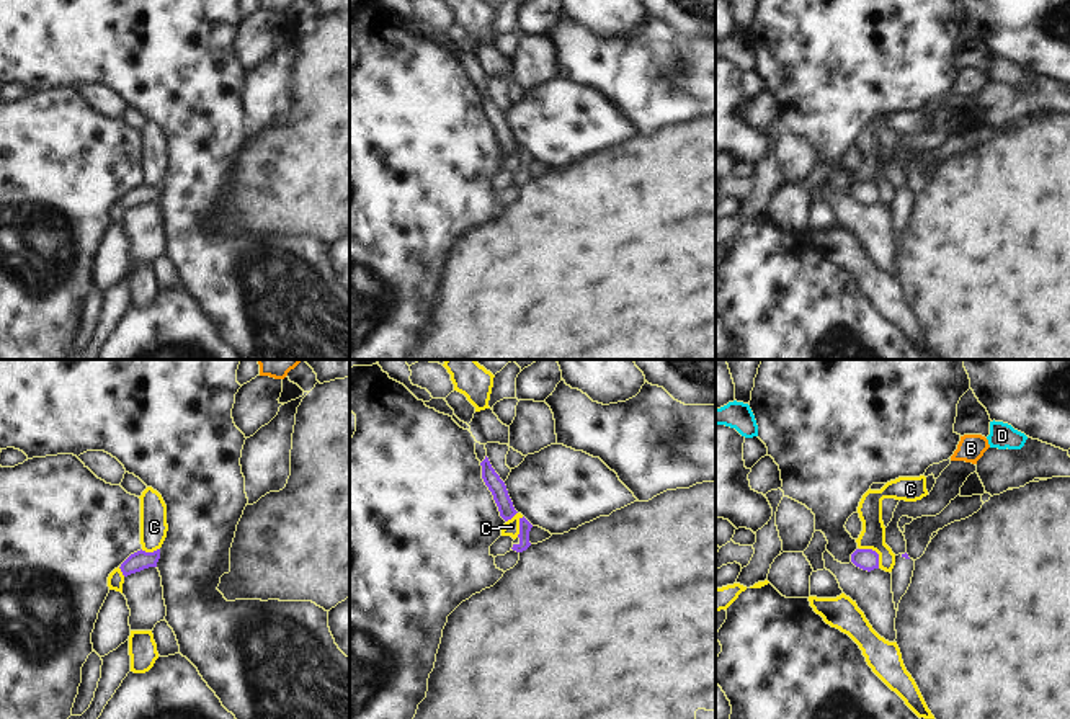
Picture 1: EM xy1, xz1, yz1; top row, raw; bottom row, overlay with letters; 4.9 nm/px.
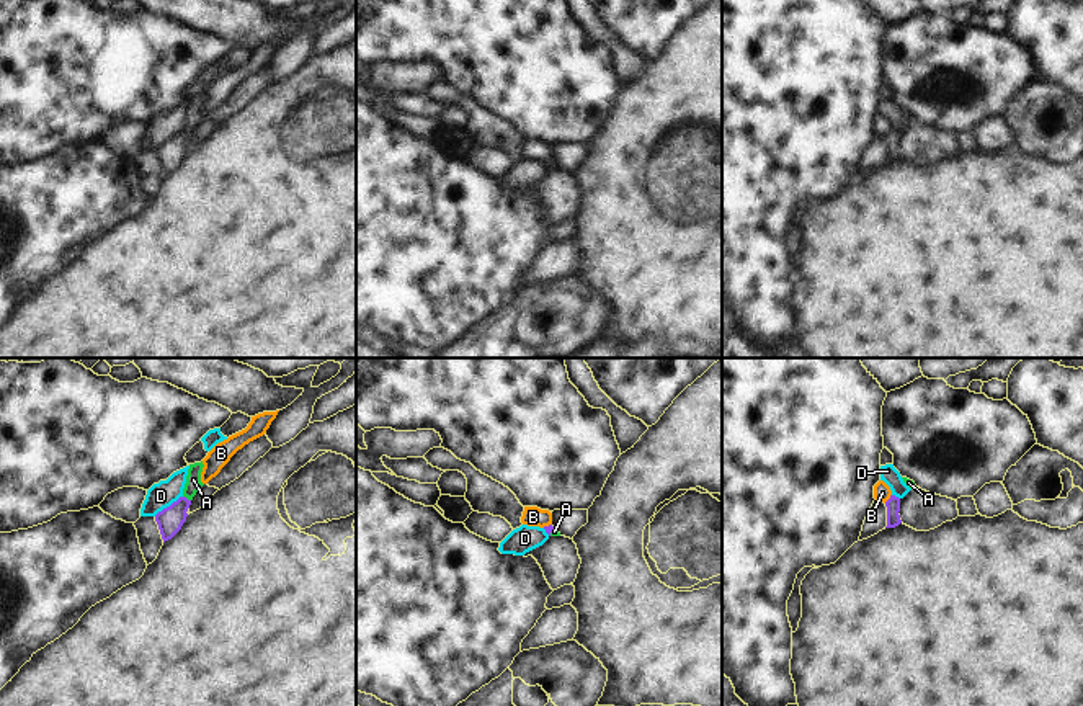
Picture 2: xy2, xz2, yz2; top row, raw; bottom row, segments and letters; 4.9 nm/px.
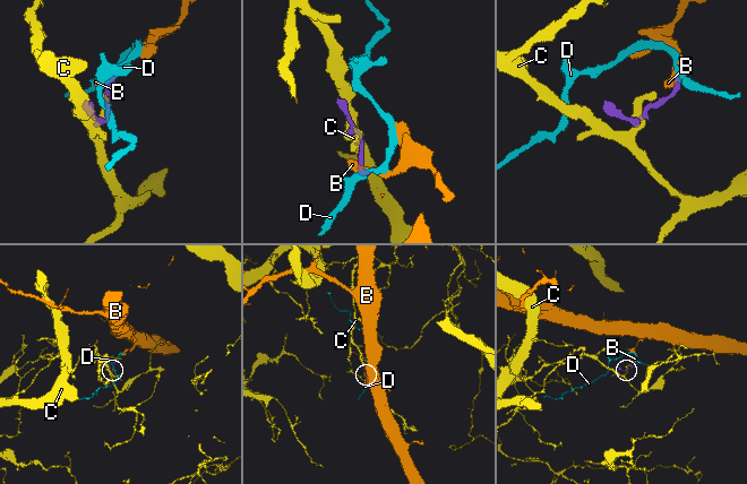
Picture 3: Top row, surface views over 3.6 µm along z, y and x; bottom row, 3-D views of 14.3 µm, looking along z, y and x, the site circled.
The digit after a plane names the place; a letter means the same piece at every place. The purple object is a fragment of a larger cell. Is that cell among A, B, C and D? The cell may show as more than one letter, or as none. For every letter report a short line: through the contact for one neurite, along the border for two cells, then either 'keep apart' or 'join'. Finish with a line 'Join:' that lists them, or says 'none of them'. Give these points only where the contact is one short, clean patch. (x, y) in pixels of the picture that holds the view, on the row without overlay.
A: line xy2 (170, 154), (185, 131), (193, 113); join
B: line yz2 (891, 128), (884, 136); keep apart
C: line yz1 (860, 182), (874, 185), (879, 201); keep apart
D: line xy2 (182, 129), (154, 149); keep apart
Join: A

